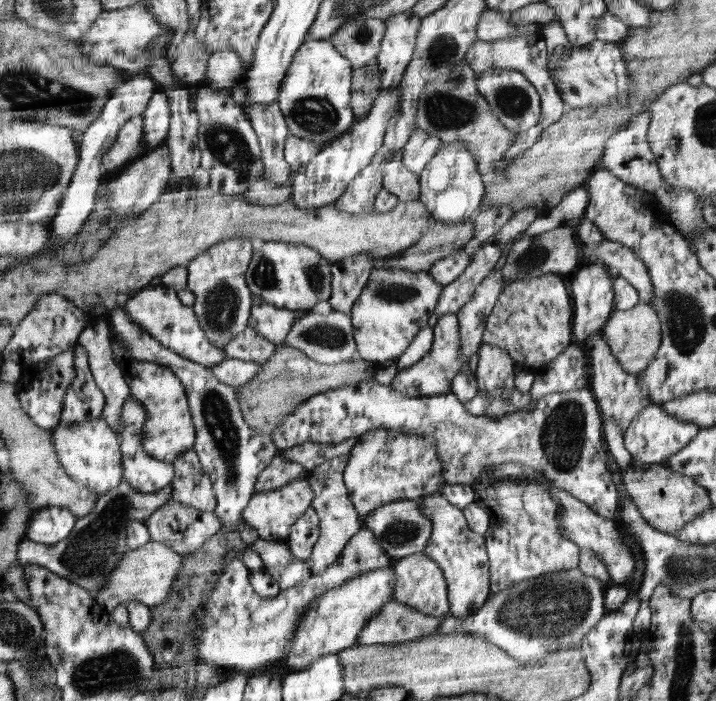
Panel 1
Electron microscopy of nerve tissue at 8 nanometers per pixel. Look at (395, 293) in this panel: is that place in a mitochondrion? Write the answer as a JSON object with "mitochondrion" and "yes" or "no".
{"mitochondrion":"yes"}

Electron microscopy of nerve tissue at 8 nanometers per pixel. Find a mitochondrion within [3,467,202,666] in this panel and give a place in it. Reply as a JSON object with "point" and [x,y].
{"point":[87,556]}

